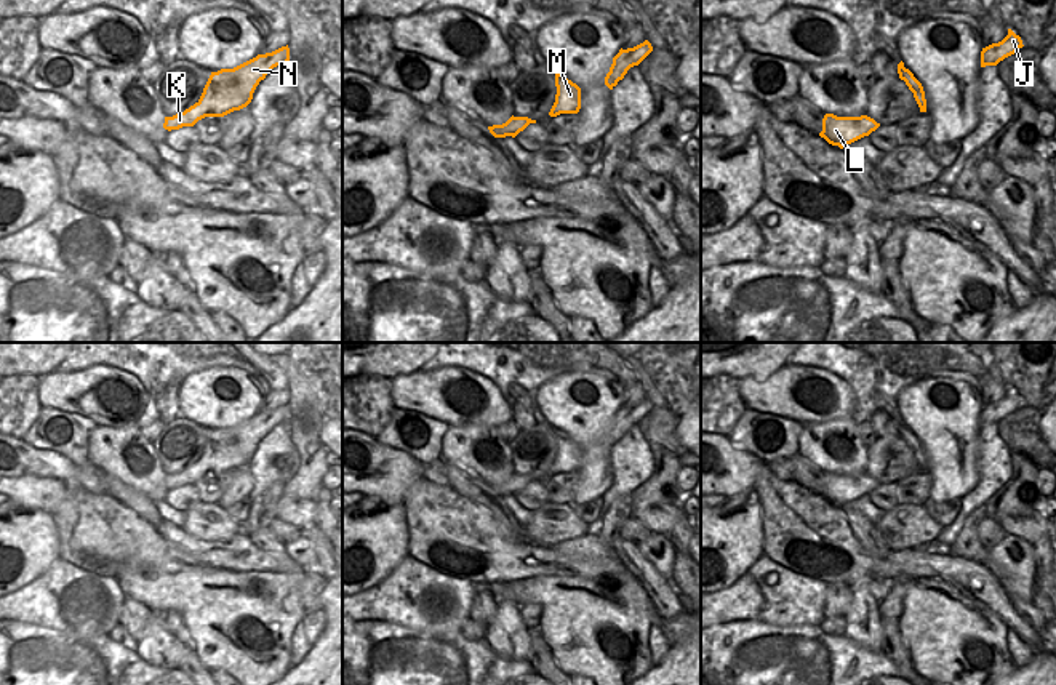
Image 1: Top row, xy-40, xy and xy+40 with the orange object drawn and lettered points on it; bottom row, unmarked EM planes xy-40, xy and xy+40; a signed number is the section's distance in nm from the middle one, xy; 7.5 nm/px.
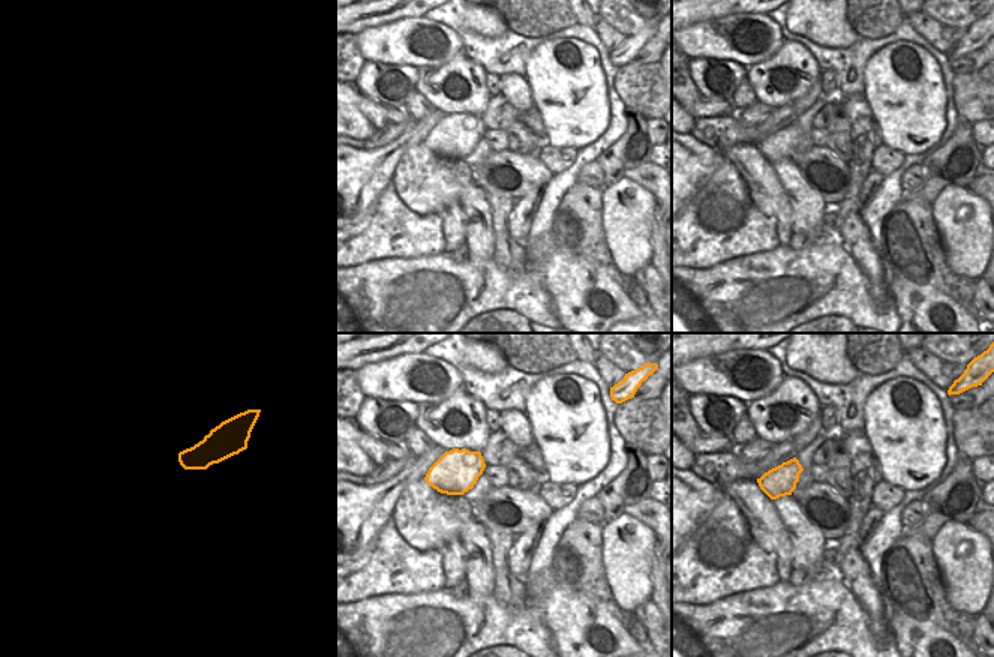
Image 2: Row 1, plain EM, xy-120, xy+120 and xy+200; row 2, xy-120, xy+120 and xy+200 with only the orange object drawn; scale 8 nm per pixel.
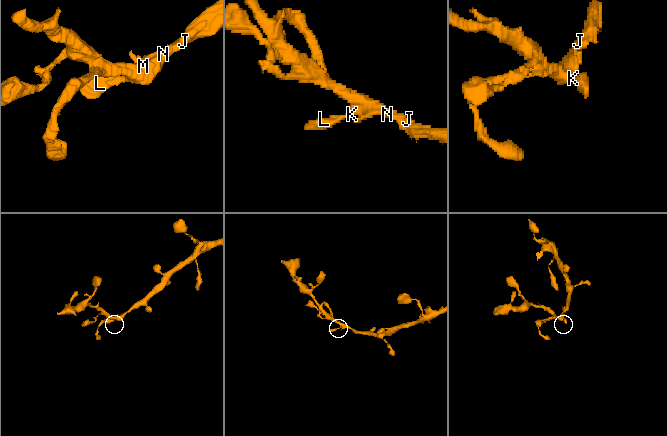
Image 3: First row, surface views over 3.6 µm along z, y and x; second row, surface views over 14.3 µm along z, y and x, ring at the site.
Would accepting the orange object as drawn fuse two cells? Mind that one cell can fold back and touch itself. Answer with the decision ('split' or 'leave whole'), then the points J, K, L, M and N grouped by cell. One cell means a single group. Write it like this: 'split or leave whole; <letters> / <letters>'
leave whole; J K L M N

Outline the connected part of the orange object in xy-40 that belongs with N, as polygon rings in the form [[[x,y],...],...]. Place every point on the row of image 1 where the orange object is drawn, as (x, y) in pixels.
[[[288,45],[272,53],[258,54],[234,69],[211,72],[200,99],[184,112],[165,117],[163,128],[171,131],[182,126],[194,126],[205,117],[224,117],[246,107],[259,82],[274,67],[286,62],[290,62]]]

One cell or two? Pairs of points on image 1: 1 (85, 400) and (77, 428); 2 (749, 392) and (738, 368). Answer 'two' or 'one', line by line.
1: two
2: two

